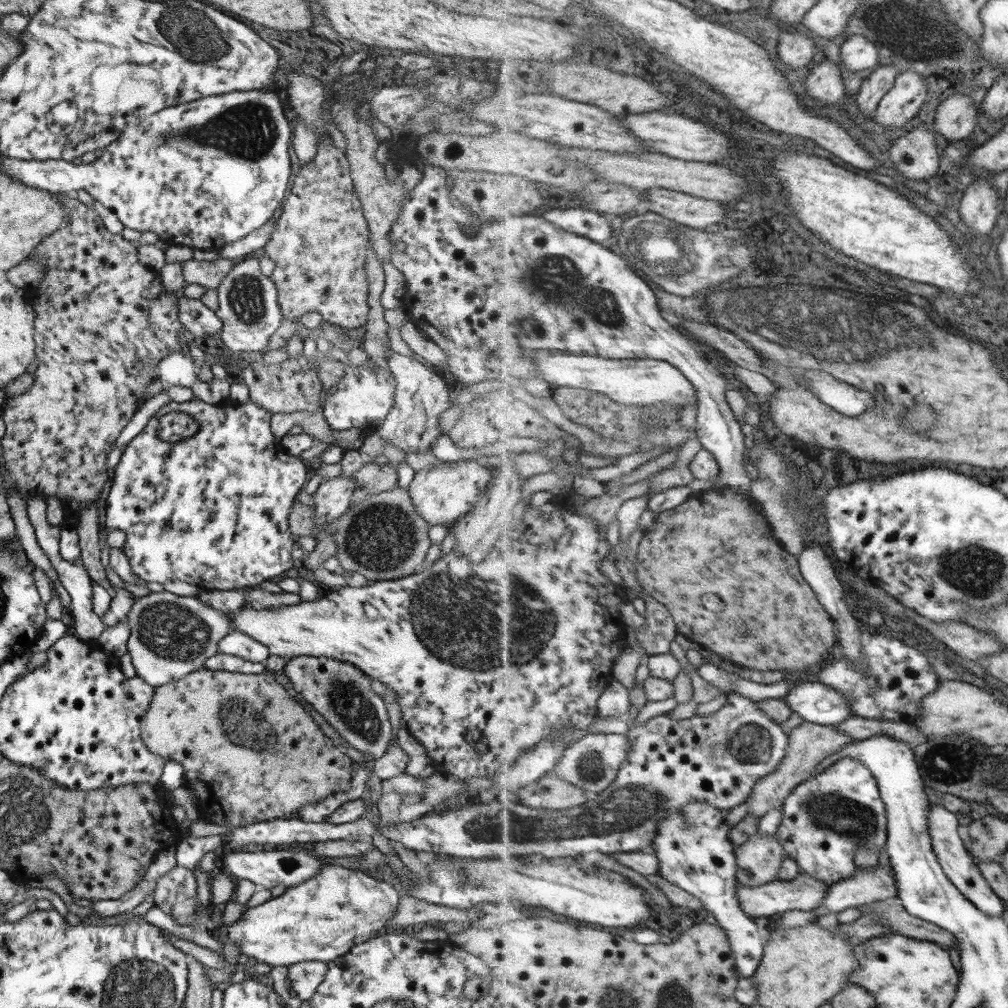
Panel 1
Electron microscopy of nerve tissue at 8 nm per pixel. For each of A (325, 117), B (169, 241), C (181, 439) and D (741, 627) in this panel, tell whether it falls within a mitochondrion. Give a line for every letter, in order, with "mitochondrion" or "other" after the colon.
A: other
B: other
C: other
D: mitochondrion

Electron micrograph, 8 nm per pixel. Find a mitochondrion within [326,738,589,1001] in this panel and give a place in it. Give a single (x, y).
(481, 827)

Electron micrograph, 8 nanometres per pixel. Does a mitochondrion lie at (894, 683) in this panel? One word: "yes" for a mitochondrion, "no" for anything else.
no

